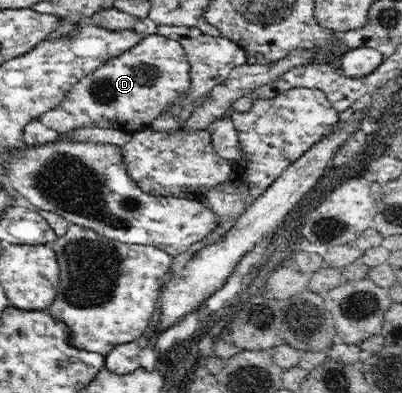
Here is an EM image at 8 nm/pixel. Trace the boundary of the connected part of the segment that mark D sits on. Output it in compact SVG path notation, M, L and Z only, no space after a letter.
M159 33L147 35L131 50L109 58L93 74L73 84L63 102L38 118L47 128L60 132L85 126L113 128L134 133L149 125L164 110L170 109L190 87L190 63L183 45Z

